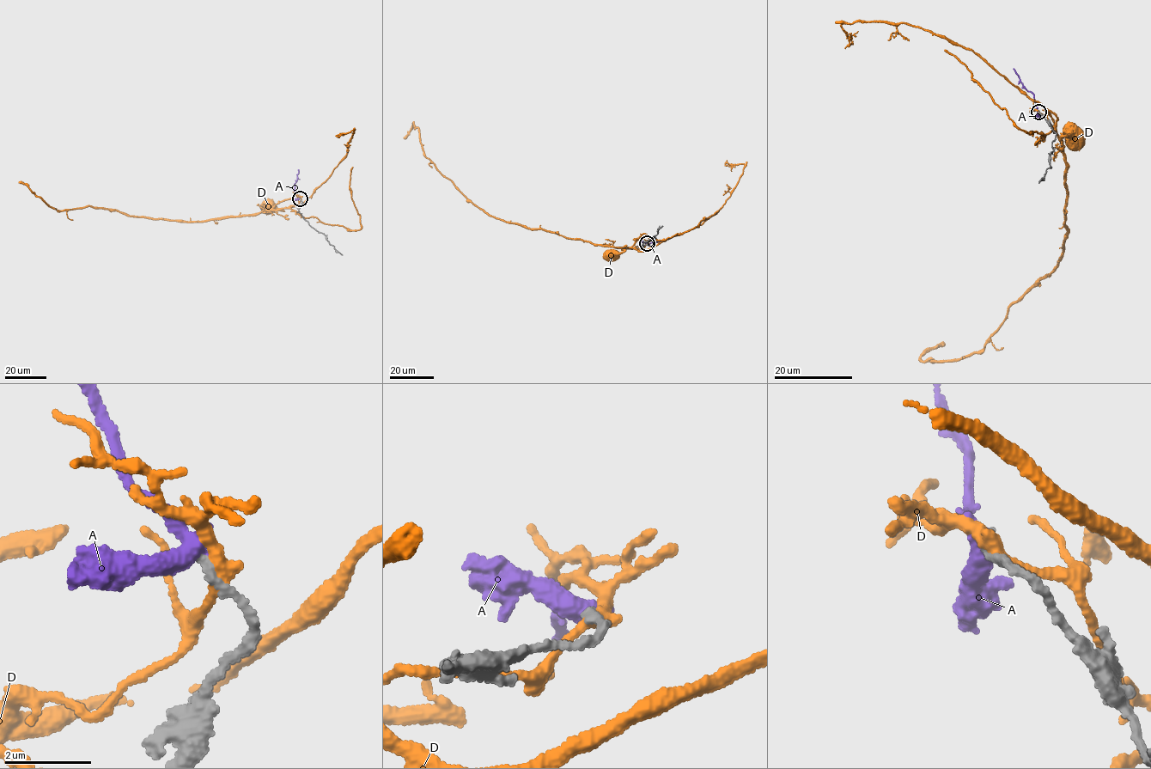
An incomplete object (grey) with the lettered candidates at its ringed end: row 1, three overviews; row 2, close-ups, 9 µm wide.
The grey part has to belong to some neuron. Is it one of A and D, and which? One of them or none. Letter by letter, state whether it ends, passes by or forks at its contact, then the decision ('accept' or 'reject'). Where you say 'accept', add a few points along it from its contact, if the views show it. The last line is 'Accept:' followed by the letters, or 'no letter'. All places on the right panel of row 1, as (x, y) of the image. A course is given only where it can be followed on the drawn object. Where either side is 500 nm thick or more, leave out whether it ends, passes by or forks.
A: it passes by; accept; course (1038, 112), (1034, 94), (1022, 84), (1013, 69)
D: it passes by; reject
Accept: A

